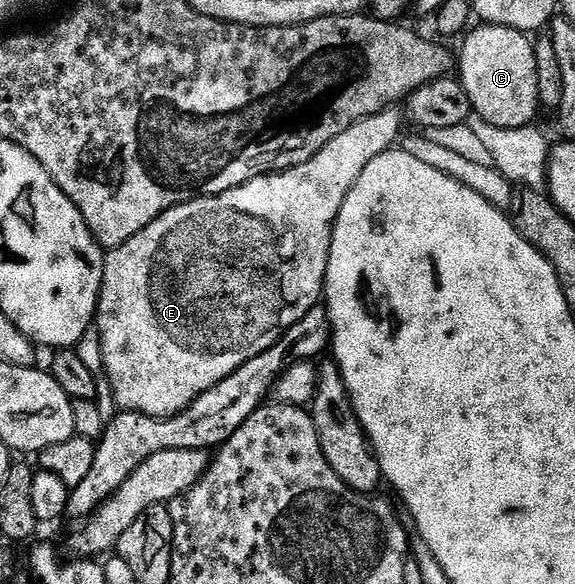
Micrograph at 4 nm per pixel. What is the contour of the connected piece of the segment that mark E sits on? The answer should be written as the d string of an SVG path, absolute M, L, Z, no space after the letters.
M389 107L381 113L364 117L354 123L342 135L330 139L322 151L318 151L306 163L296 165L293 169L284 169L280 173L266 173L263 177L255 177L230 191L213 193L211 195L196 195L170 207L154 223L142 227L138 235L126 239L118 248L111 250L104 258L104 286L100 288L100 304L98 306L98 325L102 330L102 341L106 346L107 360L117 369L114 392L117 402L124 409L149 411L156 415L172 415L183 411L192 404L192 400L218 384L223 377L228 377L238 367L242 367L254 355L269 349L280 336L294 323L298 323L313 307L321 304L324 296L324 276L328 266L328 256L332 250L332 231L336 227L336 220L340 209L344 205L346 195L354 187L354 183L366 171L366 167L378 155L388 152L397 144L400 128L404 125L404 117L399 108Z

